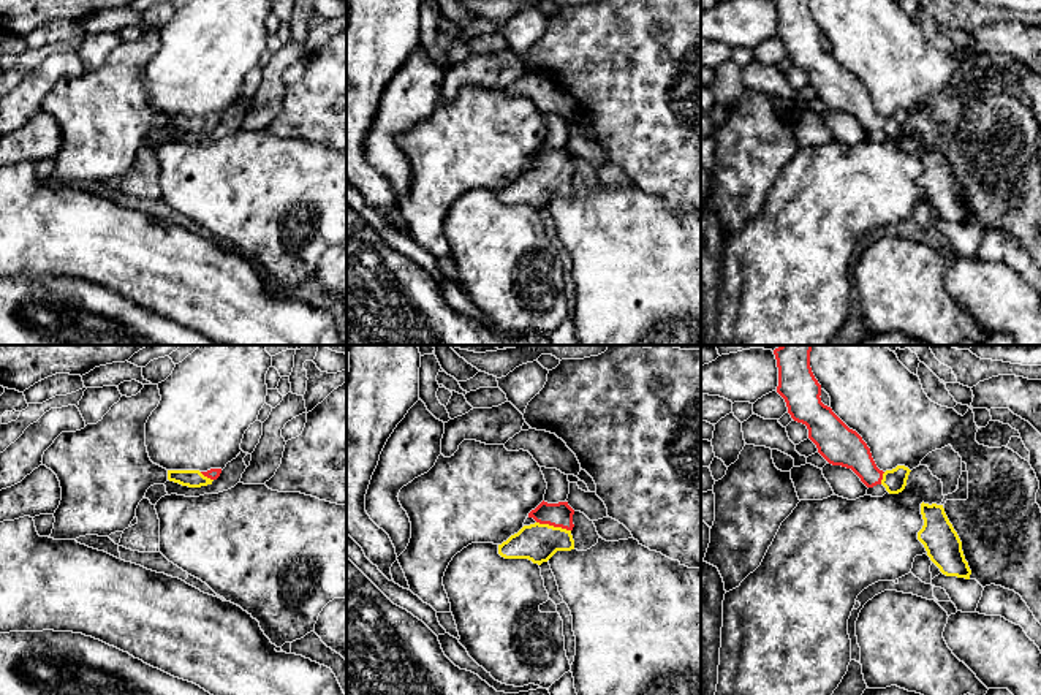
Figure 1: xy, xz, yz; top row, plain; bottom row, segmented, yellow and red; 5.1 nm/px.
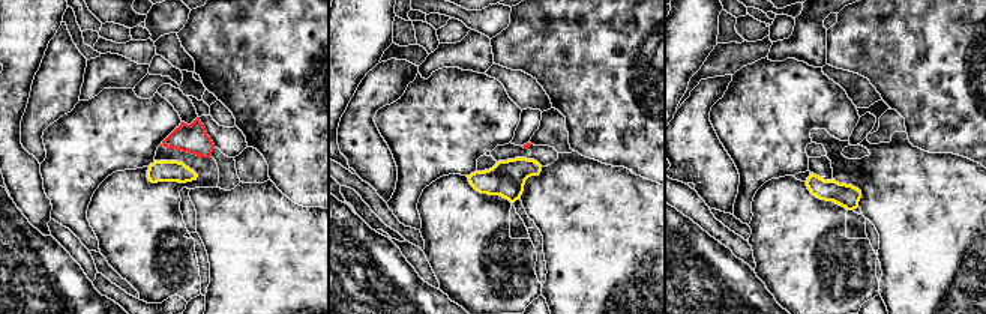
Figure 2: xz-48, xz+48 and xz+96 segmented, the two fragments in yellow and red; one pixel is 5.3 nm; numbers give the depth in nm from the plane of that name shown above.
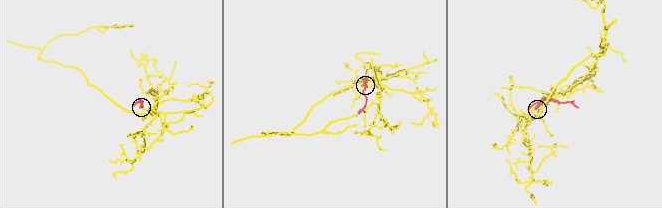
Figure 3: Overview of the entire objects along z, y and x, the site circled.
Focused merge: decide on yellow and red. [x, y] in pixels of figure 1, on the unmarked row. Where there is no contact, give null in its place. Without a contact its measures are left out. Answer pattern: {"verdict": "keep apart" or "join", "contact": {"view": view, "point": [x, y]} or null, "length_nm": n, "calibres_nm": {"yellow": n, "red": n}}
{"verdict": "join", "contact": {"view": "xz", "point": [552, 171]}, "length_nm": 180, "calibres_nm": {"yellow": 190, "red": 130}}

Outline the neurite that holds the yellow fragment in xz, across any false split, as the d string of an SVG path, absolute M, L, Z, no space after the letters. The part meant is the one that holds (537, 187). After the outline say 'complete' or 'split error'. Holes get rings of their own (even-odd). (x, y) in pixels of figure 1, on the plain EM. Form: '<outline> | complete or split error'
M541 147L528 158L536 168L524 171L517 179L498 190L498 199L505 204L528 204L541 211L557 196L574 195L571 176L574 155L568 147Z | split error

